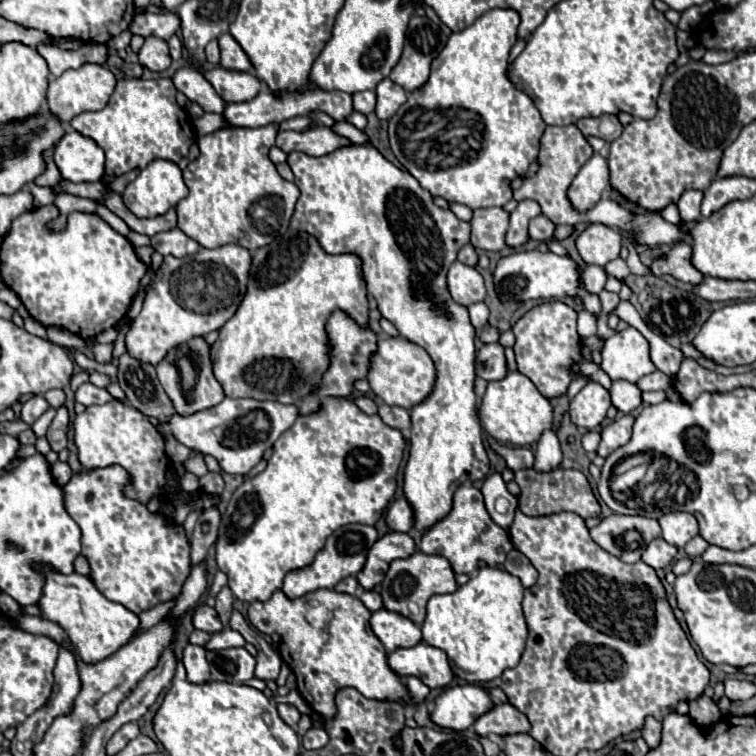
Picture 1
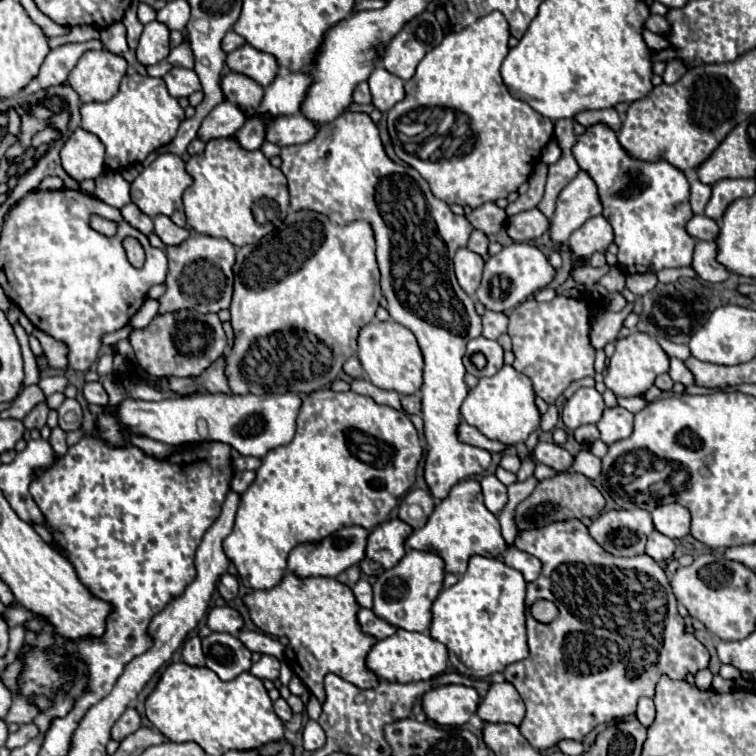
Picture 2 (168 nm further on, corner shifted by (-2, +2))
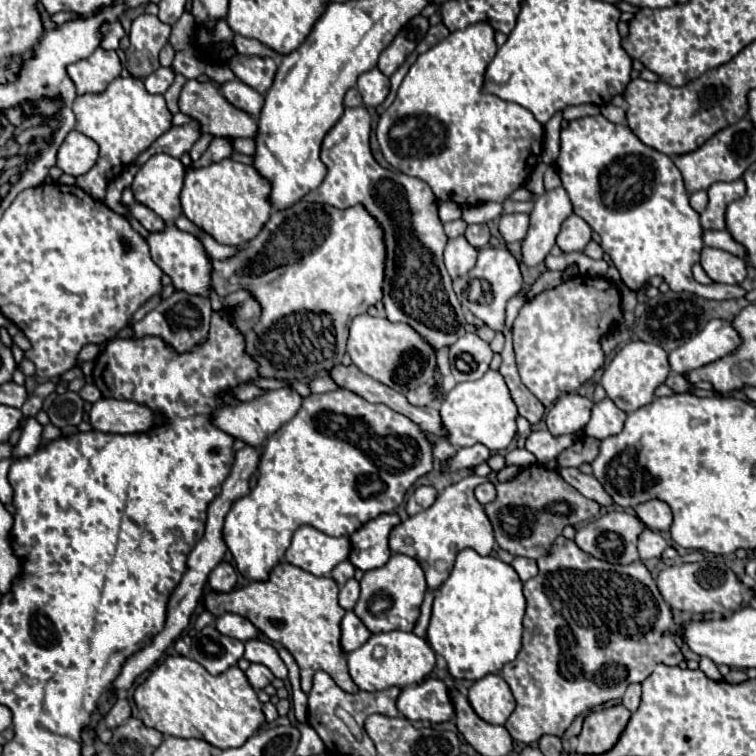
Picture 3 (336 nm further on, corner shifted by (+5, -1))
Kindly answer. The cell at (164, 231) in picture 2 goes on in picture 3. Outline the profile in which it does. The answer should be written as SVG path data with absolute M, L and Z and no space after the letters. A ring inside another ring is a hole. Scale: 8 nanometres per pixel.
M137 201L133 205L127 205L127 211L129 211L131 217L135 217L151 233L161 231L165 227L165 221L157 213L153 213L149 207L145 207L145 205L137 203Z

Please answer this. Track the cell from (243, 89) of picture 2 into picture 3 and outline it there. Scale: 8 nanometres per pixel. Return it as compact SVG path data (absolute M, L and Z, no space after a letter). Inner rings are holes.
M233 79L233 81L225 83L225 85L221 85L221 93L237 109L249 113L255 119L259 117L261 107L263 107L263 95L257 93L255 89L251 89L249 85L245 85L243 81Z

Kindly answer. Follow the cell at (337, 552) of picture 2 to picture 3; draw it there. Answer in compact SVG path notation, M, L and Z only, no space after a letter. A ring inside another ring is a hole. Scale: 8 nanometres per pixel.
M303 525L293 533L285 561L313 575L329 575L335 565L347 559L351 541L347 537L329 537L323 531Z

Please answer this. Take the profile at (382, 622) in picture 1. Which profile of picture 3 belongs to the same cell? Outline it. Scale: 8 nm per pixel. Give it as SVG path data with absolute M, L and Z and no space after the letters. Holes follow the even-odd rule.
M347 611L341 621L341 649L343 649L343 653L347 655L347 653L355 651L369 637L371 637L371 631L365 629L361 619L353 611Z

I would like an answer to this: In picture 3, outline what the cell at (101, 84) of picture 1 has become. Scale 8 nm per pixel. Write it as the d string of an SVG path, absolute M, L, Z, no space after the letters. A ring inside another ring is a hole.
M97 47L87 59L69 65L67 73L79 95L99 93L121 73L121 61L115 51Z

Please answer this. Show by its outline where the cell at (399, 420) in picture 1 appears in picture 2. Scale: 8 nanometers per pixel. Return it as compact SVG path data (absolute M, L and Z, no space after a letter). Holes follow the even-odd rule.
M416 394L414 396L402 396L400 402L402 402L402 408L406 414L420 414L420 398Z

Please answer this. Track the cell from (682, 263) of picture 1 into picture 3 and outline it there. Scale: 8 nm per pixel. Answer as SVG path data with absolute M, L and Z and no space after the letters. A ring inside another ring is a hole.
M705 247L701 253L701 265L705 269L705 273L717 281L717 283L729 283L729 285L741 285L743 279L747 277L747 267L745 261L715 249L715 247Z

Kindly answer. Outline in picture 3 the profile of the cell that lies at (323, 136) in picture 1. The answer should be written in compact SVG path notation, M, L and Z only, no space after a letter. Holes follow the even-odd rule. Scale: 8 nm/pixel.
M187 81L179 95L179 109L181 113L189 115L201 125L203 133L211 133L213 137L255 137L257 121L247 115L245 111L233 107L215 87L213 83L199 83L199 81Z

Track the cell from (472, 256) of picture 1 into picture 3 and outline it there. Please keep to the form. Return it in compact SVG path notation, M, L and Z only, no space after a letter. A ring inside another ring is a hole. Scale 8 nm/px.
M483 223L483 225L469 225L465 231L465 237L475 249L481 249L489 245L491 235L489 235L489 227Z

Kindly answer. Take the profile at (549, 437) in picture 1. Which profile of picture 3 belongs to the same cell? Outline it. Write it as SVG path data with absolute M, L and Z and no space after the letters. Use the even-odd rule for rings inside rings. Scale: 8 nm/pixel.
M571 277L521 307L513 323L513 349L523 385L549 409L563 393L575 393L603 367L601 339L623 321L621 293L605 277Z

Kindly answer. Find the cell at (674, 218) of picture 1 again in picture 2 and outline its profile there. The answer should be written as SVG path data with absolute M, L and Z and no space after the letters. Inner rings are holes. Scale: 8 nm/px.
M604 124L590 126L582 136L578 136L578 142L574 146L574 158L582 170L586 170L592 180L598 186L598 194L604 206L604 218L614 228L614 242L618 244L618 266L626 274L636 272L658 272L662 268L682 268L692 262L694 244L696 240L686 234L686 222L694 216L690 210L688 194L690 186L678 168L674 168L668 162L640 162L630 158L622 146L618 144L616 132L610 130Z

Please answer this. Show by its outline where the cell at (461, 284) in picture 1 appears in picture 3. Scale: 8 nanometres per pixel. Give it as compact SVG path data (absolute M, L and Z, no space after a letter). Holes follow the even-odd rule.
M461 235L461 237L447 241L443 259L445 259L445 267L447 267L449 275L455 279L459 275L465 275L469 269L473 269L475 261L477 261L477 249L473 249L469 245L465 235Z

